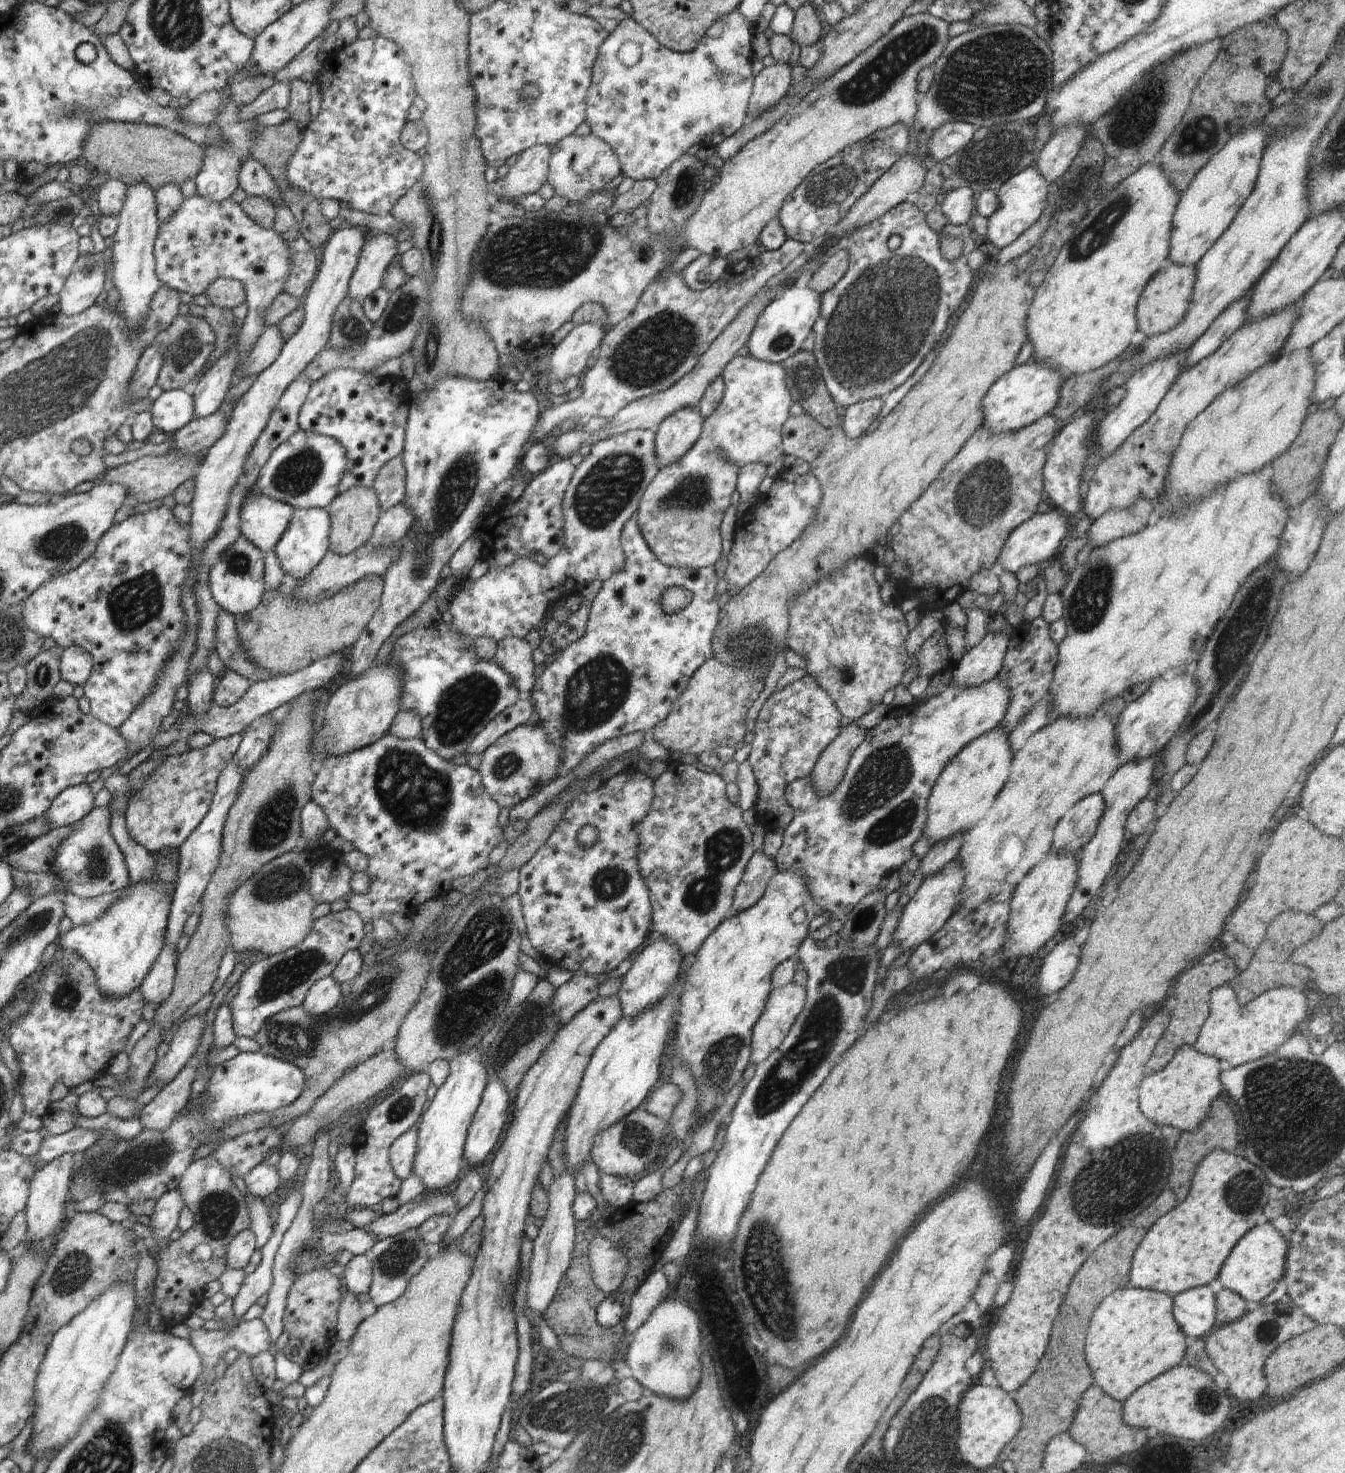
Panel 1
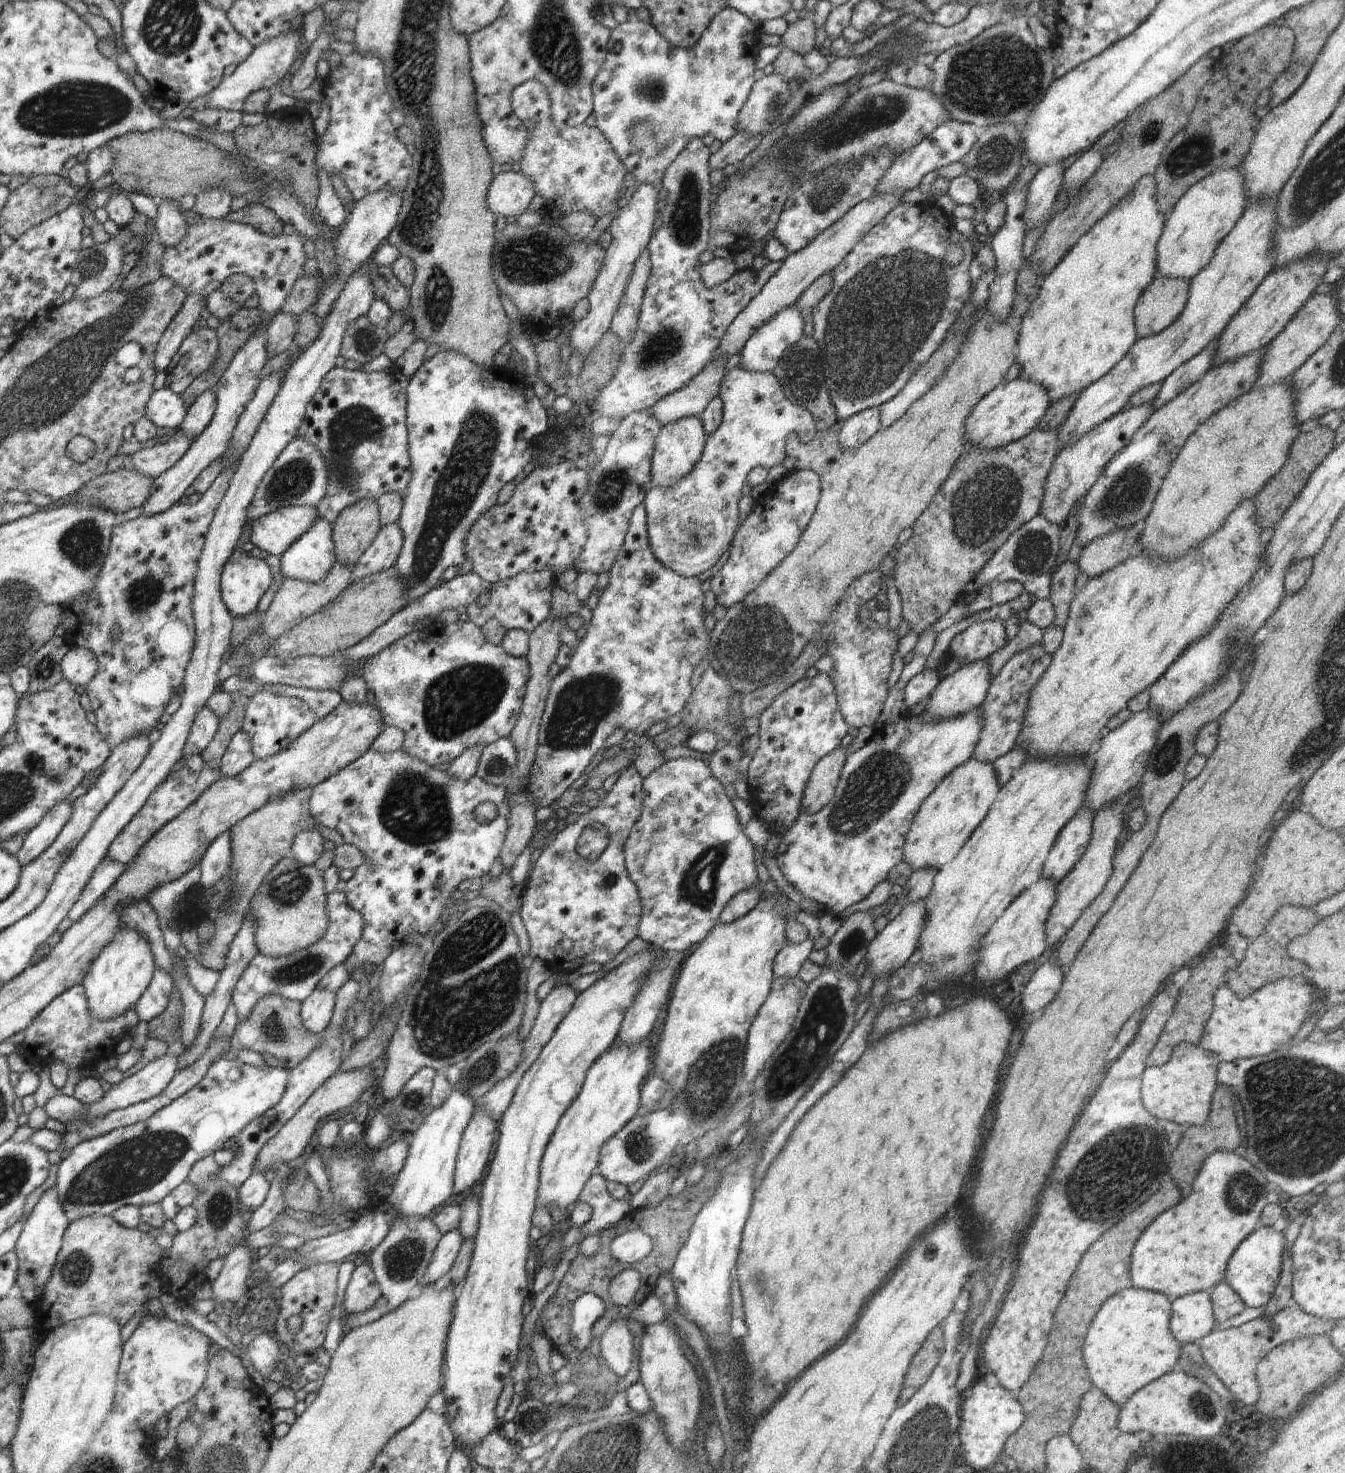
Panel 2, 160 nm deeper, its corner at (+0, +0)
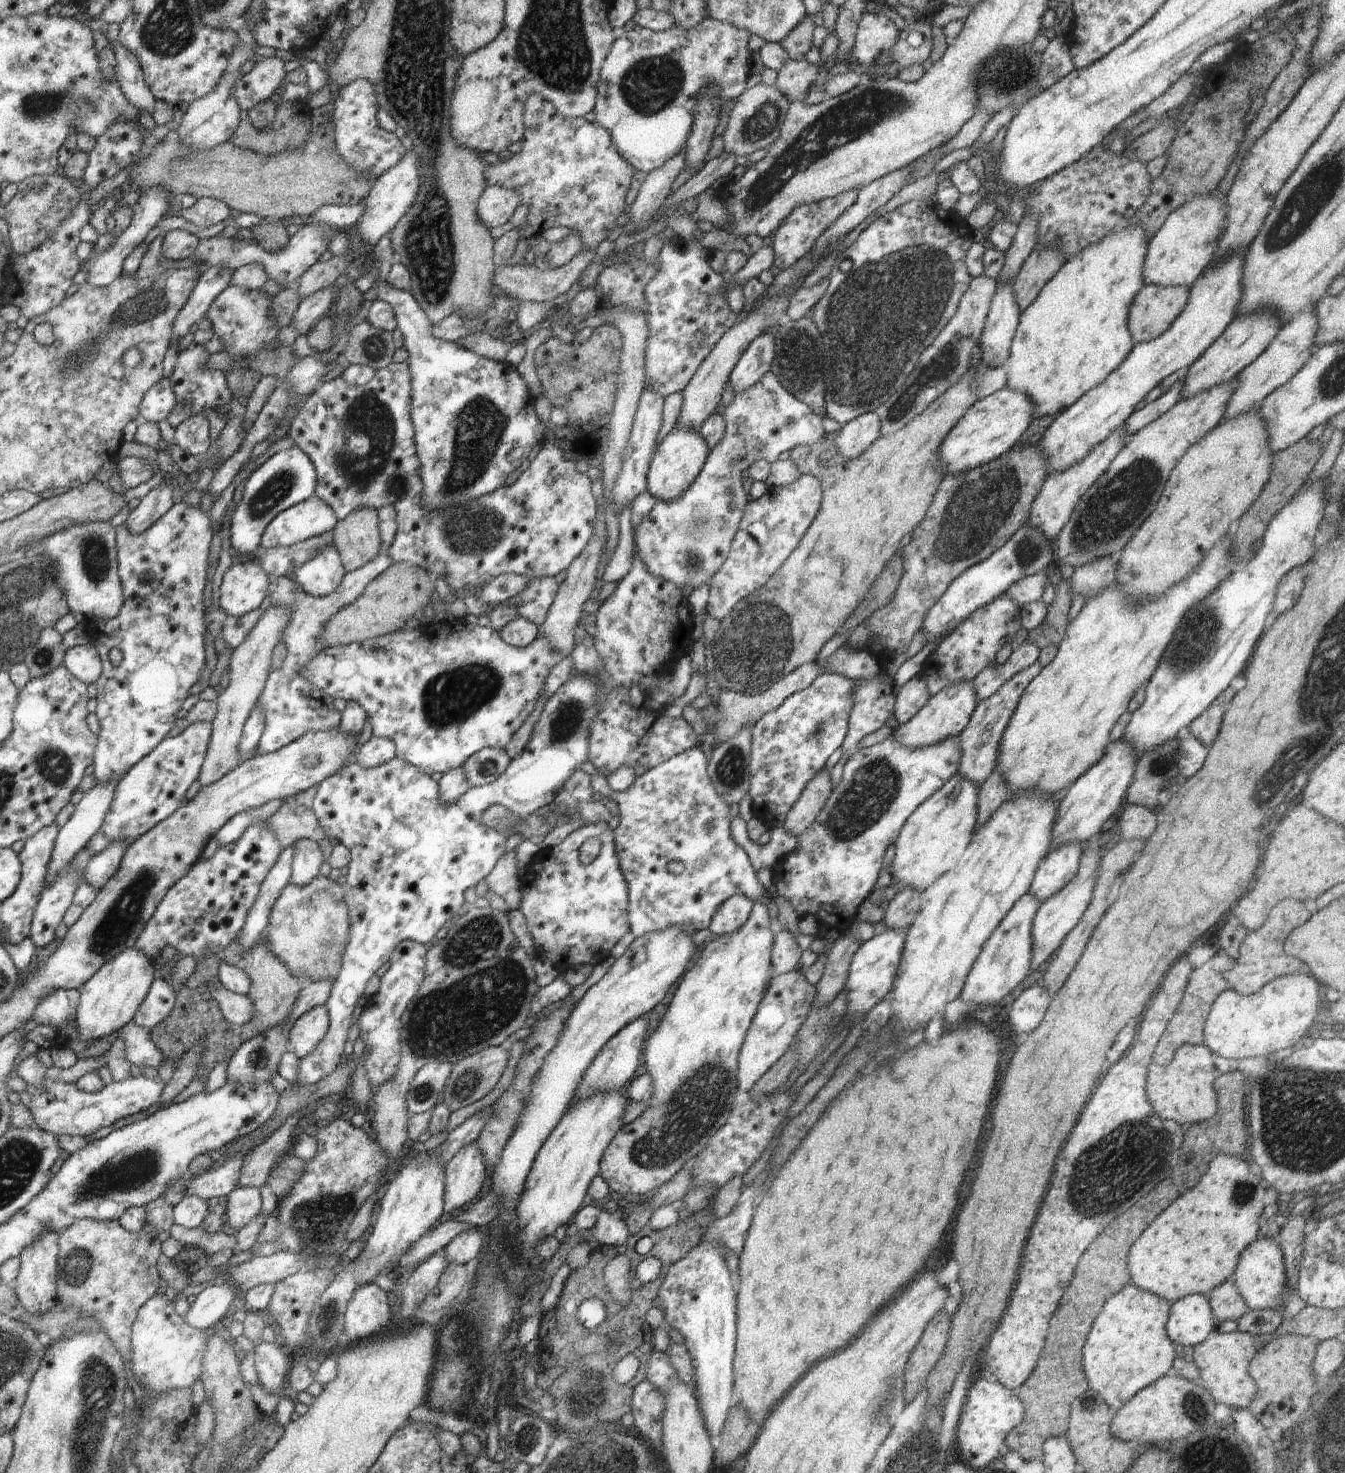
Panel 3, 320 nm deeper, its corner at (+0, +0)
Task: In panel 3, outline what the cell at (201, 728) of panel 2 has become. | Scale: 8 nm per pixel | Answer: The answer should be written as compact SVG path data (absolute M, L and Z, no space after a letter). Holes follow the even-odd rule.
M211 723L188 724L180 735L165 738L150 754L135 764L117 782L114 798L102 826L88 841L87 848L91 854L101 853L116 841L132 844L184 805L188 788L199 778L211 736Z

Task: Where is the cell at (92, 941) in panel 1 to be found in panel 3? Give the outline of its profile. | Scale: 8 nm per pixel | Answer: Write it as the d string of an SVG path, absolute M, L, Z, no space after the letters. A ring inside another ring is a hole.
M132 947L110 959L81 986L75 1023L82 1044L90 1046L105 1036L119 1034L132 1022L153 983L154 969L154 961Z

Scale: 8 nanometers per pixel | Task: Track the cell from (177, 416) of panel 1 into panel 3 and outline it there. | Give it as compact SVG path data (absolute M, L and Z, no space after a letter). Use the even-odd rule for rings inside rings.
M162 377L141 400L140 412L147 421L158 423L177 405L169 378Z

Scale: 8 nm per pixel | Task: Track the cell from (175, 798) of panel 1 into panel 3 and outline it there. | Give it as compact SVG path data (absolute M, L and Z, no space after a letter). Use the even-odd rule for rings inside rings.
M116 841L92 856L81 874L84 882L99 891L116 874L128 844L127 841Z

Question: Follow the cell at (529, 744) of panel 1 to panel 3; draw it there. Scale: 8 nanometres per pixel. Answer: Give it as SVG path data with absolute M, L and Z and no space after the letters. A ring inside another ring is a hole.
M484 747L475 752L461 766L470 788L494 782L510 764L511 758L505 749Z

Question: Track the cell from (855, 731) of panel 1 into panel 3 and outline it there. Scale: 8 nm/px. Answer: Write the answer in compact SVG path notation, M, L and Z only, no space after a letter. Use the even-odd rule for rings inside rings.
M824 769L818 771L794 801L781 827L788 834L798 837L816 820L832 791L830 773Z

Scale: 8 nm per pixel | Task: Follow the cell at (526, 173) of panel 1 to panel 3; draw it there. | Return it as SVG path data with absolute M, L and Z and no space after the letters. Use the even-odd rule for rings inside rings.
M486 187L477 202L477 216L489 229L502 226L510 220L521 198L512 187Z

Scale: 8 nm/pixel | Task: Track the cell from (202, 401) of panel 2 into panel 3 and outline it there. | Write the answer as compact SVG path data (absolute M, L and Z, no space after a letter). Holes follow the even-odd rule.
M202 415L188 417L175 428L174 443L184 452L202 459L209 452L211 443L210 428L212 421Z

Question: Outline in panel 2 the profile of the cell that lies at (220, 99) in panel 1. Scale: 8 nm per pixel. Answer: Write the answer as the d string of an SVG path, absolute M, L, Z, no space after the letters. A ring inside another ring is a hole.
M291 29L290 33L271 38L254 47L248 58L243 58L236 70L226 75L221 83L212 92L207 94L206 107L220 110L243 112L244 101L256 91L270 89L280 82L288 73L298 56L298 40L302 36L302 30Z

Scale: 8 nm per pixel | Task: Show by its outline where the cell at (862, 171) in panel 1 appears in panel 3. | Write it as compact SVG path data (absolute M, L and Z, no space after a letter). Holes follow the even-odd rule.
M858 189L851 190L846 194L825 198L820 202L795 207L788 215L788 218L776 229L776 234L774 234L774 240L772 240L771 245L775 256L773 264L778 266L780 270L784 270L797 263L814 246L823 230L830 226L844 210L857 201L858 191Z

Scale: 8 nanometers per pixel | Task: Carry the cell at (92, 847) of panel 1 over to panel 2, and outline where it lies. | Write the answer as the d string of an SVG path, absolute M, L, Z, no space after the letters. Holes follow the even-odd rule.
M108 858L102 859L102 862L98 864L94 874L90 877L90 882L82 891L80 898L70 909L68 913L70 920L76 922L89 908L92 908L121 876L123 868L124 866L116 861Z

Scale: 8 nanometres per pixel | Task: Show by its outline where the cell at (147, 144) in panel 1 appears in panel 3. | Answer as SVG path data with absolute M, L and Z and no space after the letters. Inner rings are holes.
M336 94L323 107L311 109L311 129L302 146L283 150L278 154L261 155L259 152L234 146L230 141L219 144L216 148L205 151L183 151L177 131L171 130L159 142L146 159L134 165L129 178L140 189L162 185L172 195L192 194L196 198L206 197L225 202L233 211L249 212L260 217L284 219L286 216L312 216L322 205L355 205L365 200L371 191L376 177L368 177L353 169L336 148L333 124L333 104Z

